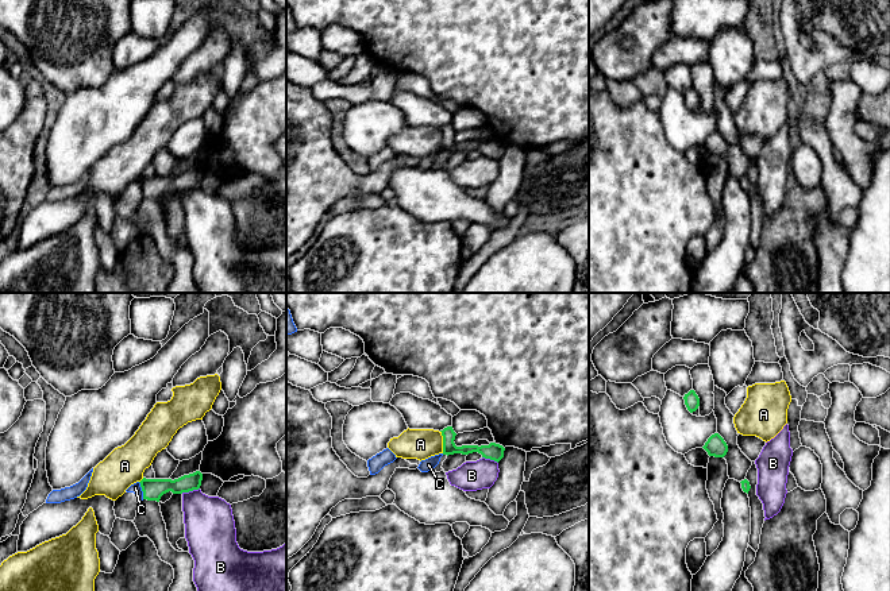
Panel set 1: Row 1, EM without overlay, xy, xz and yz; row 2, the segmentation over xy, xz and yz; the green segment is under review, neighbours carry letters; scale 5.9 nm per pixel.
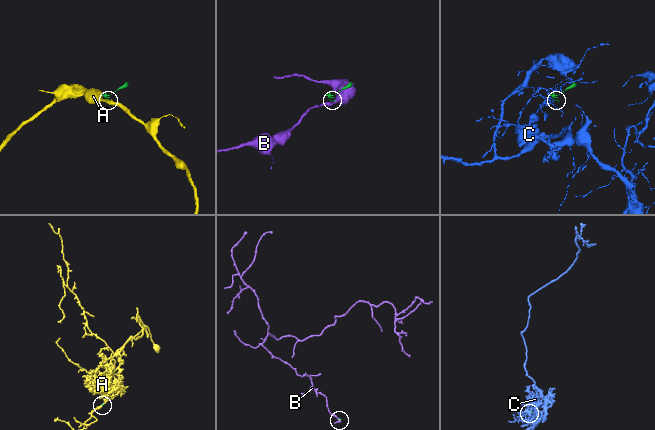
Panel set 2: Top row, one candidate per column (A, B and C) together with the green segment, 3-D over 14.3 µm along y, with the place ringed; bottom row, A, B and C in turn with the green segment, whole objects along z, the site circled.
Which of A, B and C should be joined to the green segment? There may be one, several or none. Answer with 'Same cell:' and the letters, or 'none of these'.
Same cell: none of these

